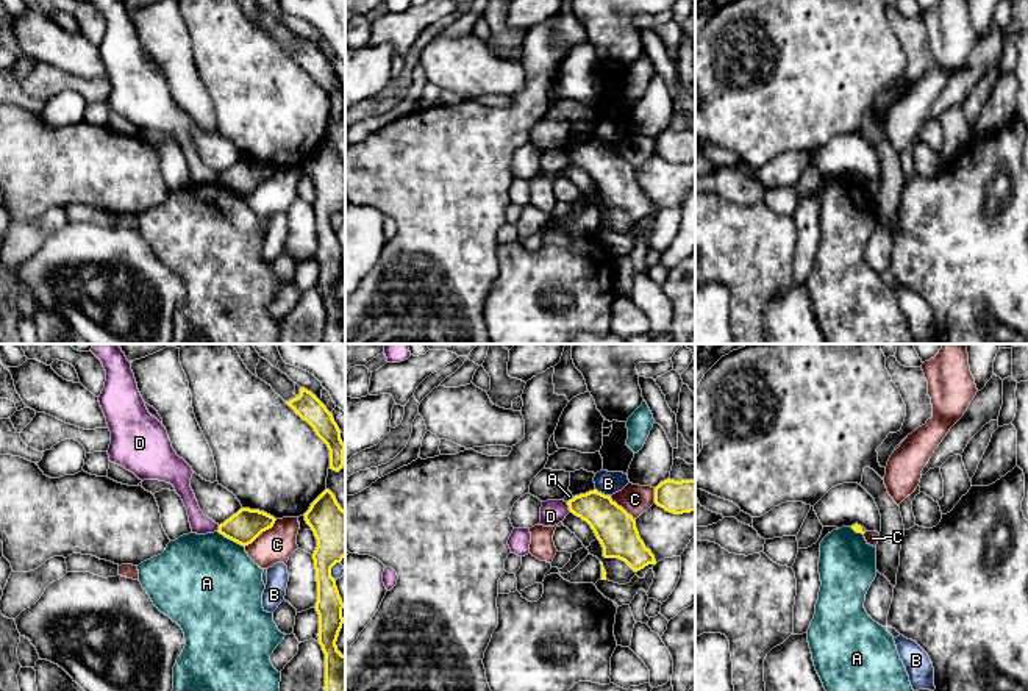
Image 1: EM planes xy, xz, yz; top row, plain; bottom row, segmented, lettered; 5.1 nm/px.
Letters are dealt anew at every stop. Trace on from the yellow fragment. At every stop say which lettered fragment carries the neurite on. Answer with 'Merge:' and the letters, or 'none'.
Merge: none

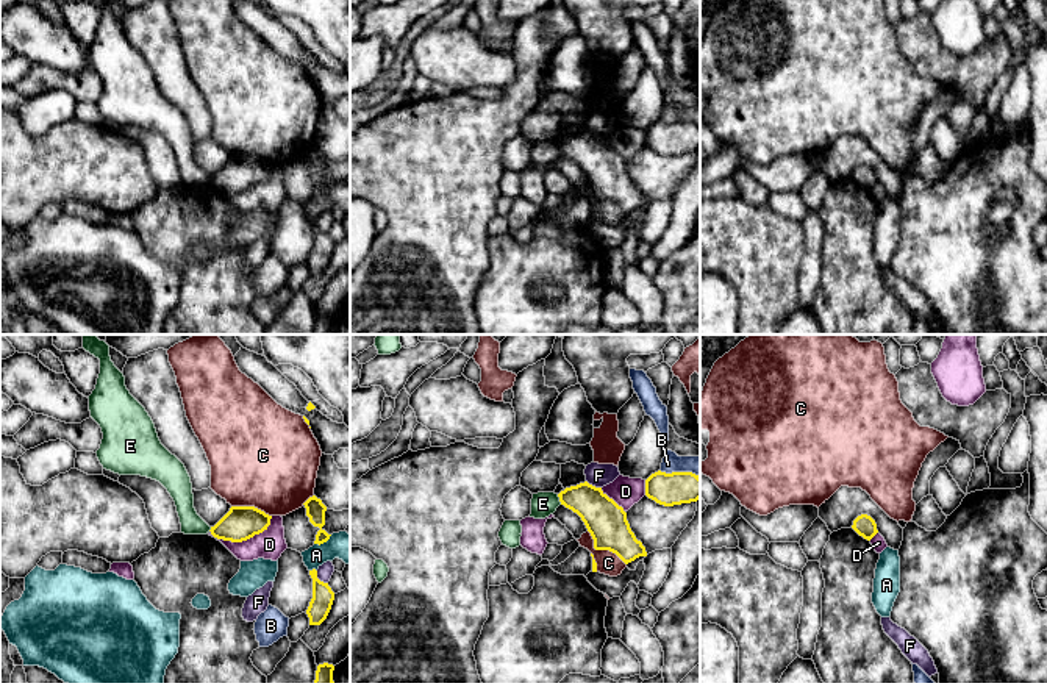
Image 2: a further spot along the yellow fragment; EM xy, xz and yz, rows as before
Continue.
Merge: none

